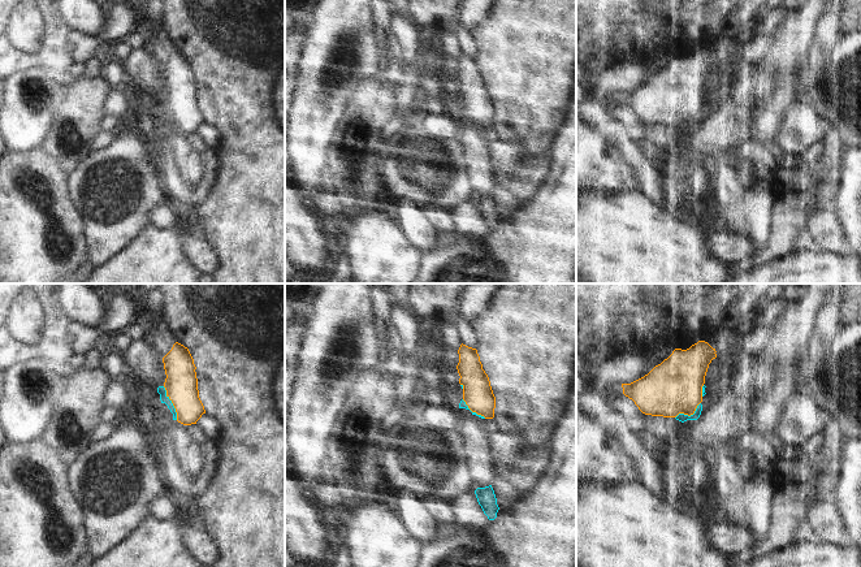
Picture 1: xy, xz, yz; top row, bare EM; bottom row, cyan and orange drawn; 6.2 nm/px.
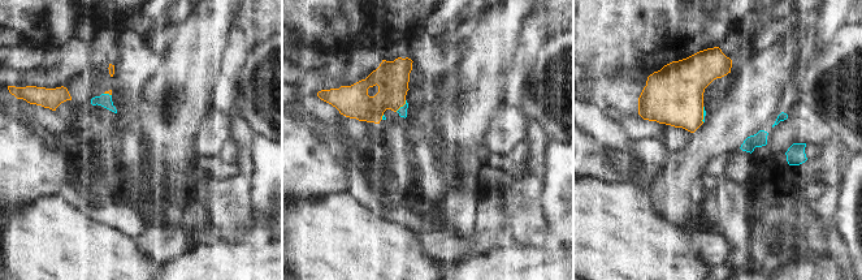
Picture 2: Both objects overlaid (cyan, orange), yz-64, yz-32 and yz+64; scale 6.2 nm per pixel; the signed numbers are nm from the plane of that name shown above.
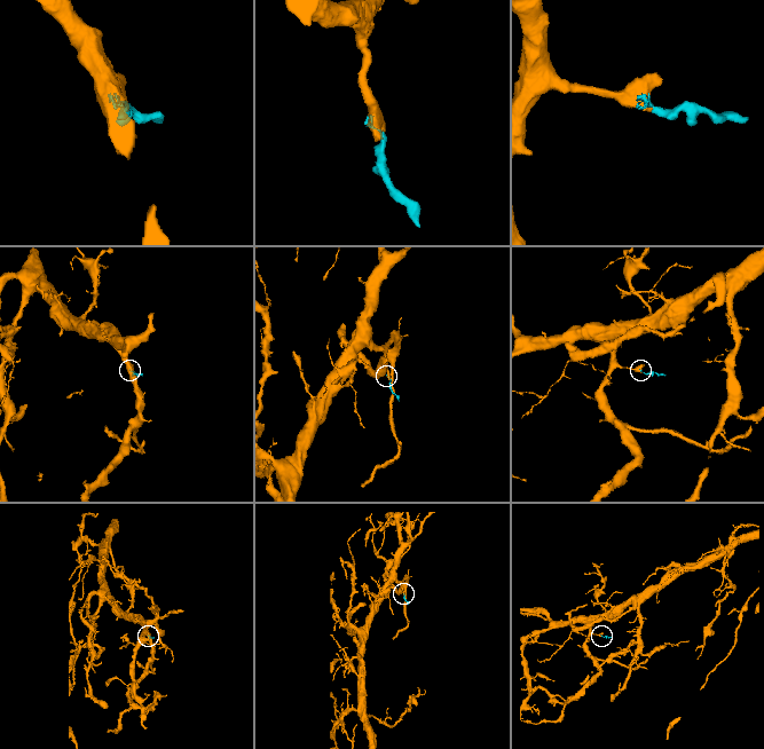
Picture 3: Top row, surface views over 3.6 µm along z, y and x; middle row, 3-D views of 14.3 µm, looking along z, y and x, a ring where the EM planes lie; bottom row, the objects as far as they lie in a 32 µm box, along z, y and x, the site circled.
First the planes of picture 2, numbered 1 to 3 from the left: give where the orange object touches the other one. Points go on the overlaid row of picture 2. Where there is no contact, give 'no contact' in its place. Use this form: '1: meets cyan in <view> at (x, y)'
1: meets cyan in yz-64 at (108, 94)
2: meets cyan in yz-32 at (401, 107)
3: meets cyan in yz+64 at (704, 115)

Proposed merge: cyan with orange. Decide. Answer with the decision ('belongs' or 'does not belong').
belongs

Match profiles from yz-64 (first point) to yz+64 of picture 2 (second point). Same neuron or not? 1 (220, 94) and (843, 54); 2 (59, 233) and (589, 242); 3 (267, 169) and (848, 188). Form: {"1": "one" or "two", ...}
{"1": "two", "2": "one", "3": "one"}

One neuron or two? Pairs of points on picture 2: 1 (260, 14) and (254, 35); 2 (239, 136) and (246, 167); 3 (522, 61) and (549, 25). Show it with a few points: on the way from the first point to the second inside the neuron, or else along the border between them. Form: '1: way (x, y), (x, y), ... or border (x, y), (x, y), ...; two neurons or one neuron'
1: way (258, 20), (255, 30); one neuron
2: way (242, 143), (243, 159); one neuron
3: border (529, 16), (542, 43); two neurons

